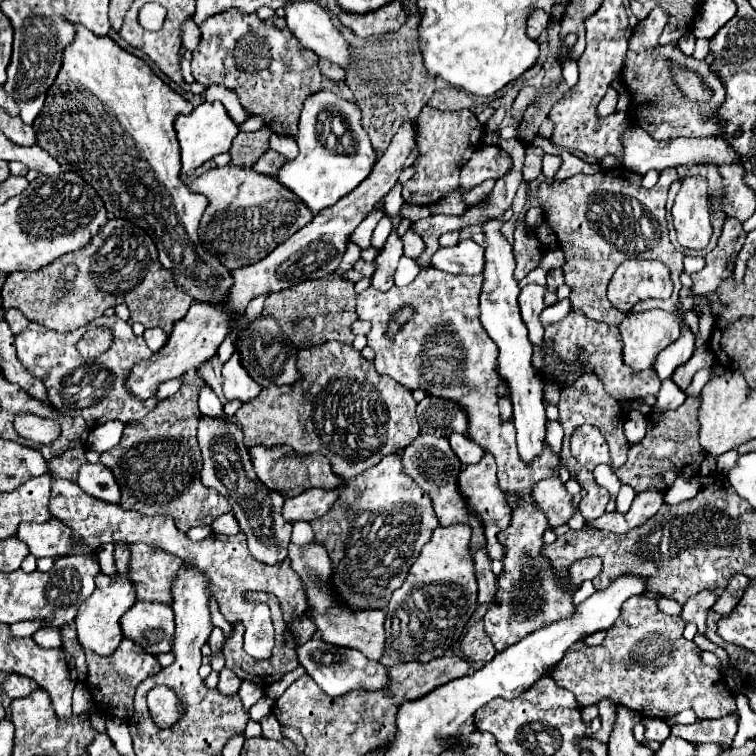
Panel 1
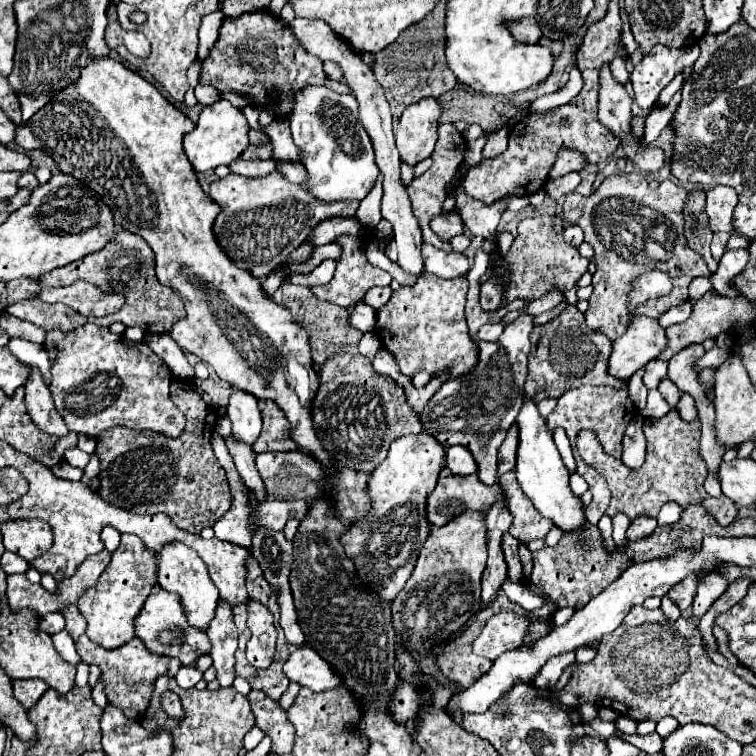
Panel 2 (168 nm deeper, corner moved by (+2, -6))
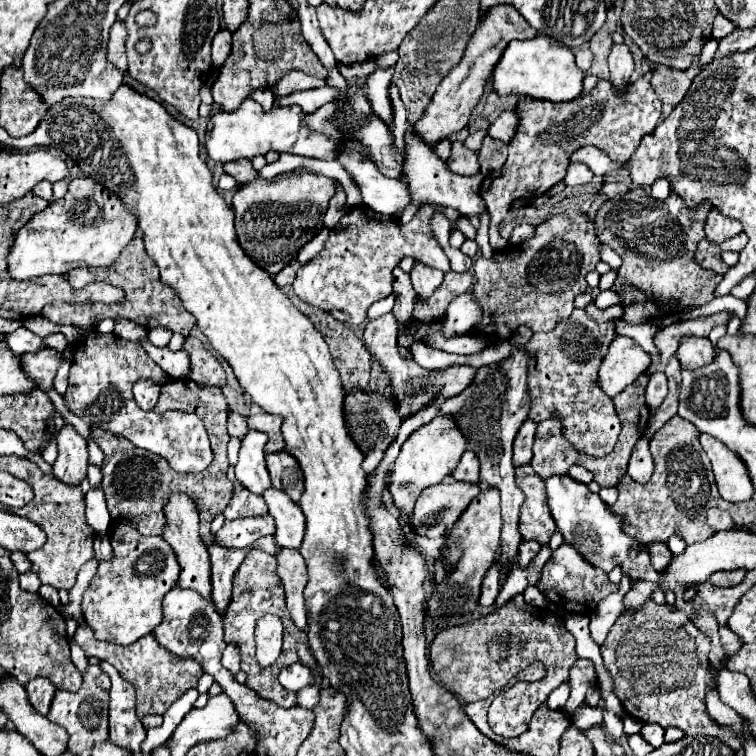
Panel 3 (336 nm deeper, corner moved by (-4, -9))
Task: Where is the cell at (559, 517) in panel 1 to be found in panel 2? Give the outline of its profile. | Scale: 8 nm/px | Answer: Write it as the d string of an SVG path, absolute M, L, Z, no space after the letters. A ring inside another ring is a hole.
M514 471L502 475L500 483L502 483L504 493L506 493L508 509L514 515L510 535L516 537L522 543L528 543L532 539L544 539L546 533L554 527L554 523L550 519L542 517L536 511L534 503L522 493L522 489L520 489L516 477L514 477Z

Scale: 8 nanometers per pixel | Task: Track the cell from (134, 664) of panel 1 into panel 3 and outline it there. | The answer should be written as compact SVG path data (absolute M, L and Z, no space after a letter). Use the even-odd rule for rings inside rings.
M80 624L74 640L86 652L88 658L96 656L100 660L110 662L120 672L122 678L136 684L136 688L140 692L136 696L136 712L140 718L146 714L164 714L166 708L170 704L174 704L188 688L196 686L198 678L202 676L200 664L196 664L196 660L192 660L192 658L184 660L184 658L178 658L174 654L168 654L164 648L160 648L160 644L156 642L156 638L152 634L140 638L138 642L134 642L130 646L116 646L116 644L96 640L94 632L86 624Z

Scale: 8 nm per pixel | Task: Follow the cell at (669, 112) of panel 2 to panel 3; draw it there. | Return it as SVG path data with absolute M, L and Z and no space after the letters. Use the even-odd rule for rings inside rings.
M662 176L660 180L656 180L654 184L652 184L652 192L650 192L656 200L664 200L664 198L668 198L668 194L670 194L670 182L668 182L668 178L666 176Z

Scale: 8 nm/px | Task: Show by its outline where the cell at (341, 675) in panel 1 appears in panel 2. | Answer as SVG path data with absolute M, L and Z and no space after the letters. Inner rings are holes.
M308 645L298 647L288 661L284 663L282 671L286 677L300 687L308 687L312 691L326 691L340 685L340 677L330 669L330 665Z

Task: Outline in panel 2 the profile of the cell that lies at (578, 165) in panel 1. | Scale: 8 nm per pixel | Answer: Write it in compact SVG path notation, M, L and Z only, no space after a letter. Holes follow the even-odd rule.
M568 173L564 177L558 177L554 181L548 181L544 185L544 191L552 197L552 199L560 199L568 193L572 193L576 187L580 185L580 173Z

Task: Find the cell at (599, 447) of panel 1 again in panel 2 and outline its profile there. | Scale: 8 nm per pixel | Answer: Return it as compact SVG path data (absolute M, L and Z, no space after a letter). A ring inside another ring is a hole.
M668 411L666 415L662 415L658 419L646 419L644 425L668 425L668 437L666 437L666 433L660 433L654 427L646 427L644 433L646 433L646 441L648 441L648 451L646 451L646 463L640 469L626 469L626 465L622 463L621 459L604 453L592 431L580 431L580 435L578 435L578 441L576 441L578 453L582 455L582 459L588 465L592 465L606 479L606 483L612 491L612 501L606 509L606 515L614 517L618 513L624 513L630 521L634 521L640 515L656 517L658 511L662 509L662 505L668 501L678 503L682 509L686 509L688 505L700 503L716 517L716 521L720 525L724 525L724 527L730 525L738 515L738 507L734 505L734 501L724 497L724 513L722 513L722 497L712 499L704 491L708 467L698 453L700 433L702 433L700 419L696 419L692 423L684 423L676 411Z

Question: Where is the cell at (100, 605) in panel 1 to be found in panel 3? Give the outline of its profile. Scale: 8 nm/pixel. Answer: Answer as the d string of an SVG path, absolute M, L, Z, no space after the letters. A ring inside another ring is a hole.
M118 524L110 536L114 558L108 564L100 564L96 576L92 578L92 584L84 592L82 600L82 612L86 624L94 630L98 640L128 646L142 636L150 634L162 620L162 598L164 594L174 588L176 576L180 572L180 566L176 564L176 556L172 556L172 548L168 548L166 540L162 536L144 536L130 524Z

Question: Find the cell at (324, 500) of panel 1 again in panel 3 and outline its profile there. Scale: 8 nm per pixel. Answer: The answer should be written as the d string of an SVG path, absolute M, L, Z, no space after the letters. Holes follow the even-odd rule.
M270 514L252 516L244 520L226 522L214 536L214 542L226 548L246 548L262 536L274 536L274 532L276 532L276 524Z

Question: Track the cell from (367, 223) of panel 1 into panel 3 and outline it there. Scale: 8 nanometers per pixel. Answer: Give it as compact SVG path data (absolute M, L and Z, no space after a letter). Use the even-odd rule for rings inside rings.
M320 230L320 232L300 250L300 256L296 256L296 260L298 260L300 264L306 264L308 260L316 258L316 256L320 254L320 250L324 248L324 242L326 242L326 238L328 238L328 232L330 232L330 230Z

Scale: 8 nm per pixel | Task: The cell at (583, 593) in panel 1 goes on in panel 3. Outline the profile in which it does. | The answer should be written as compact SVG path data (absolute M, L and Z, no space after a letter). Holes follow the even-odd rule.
M564 682L564 684L560 684L560 686L548 696L548 706L550 706L550 708L564 708L568 696L570 696L570 684Z

